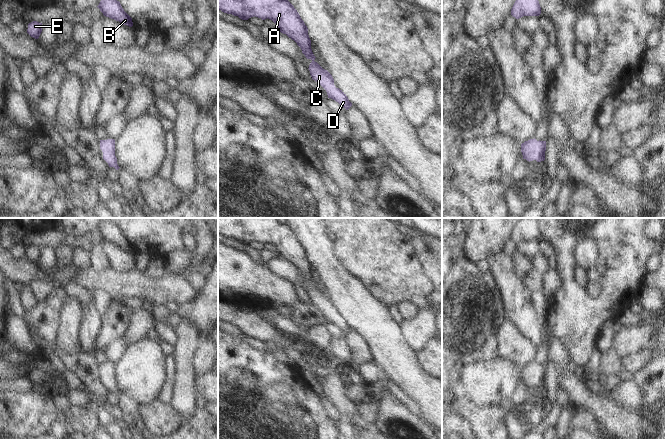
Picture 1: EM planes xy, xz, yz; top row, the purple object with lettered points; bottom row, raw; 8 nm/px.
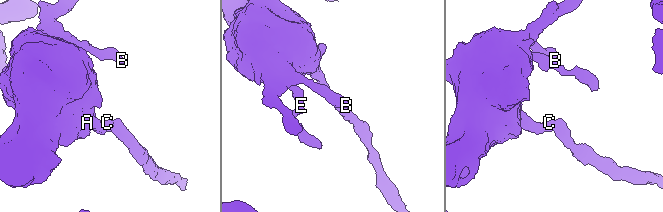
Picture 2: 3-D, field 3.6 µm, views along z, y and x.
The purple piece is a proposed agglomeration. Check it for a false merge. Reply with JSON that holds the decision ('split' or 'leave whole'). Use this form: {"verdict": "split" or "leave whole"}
{"verdict": "leave whole"}

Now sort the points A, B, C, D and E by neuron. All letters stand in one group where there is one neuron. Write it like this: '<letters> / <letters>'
A B C D E

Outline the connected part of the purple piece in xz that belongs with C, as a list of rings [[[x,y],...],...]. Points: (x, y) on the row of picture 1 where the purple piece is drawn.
[[[218,0],[218,9],[242,20],[254,16],[272,20],[278,31],[294,40],[305,57],[312,60],[308,68],[310,75],[326,90],[328,98],[335,100],[346,110],[352,106],[346,94],[335,87],[332,75],[314,61],[316,57],[311,49],[308,28],[288,0]]]

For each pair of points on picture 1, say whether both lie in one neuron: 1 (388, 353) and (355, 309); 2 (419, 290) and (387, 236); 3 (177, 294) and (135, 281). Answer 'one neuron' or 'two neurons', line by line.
1: one neuron
2: one neuron
3: one neuron

